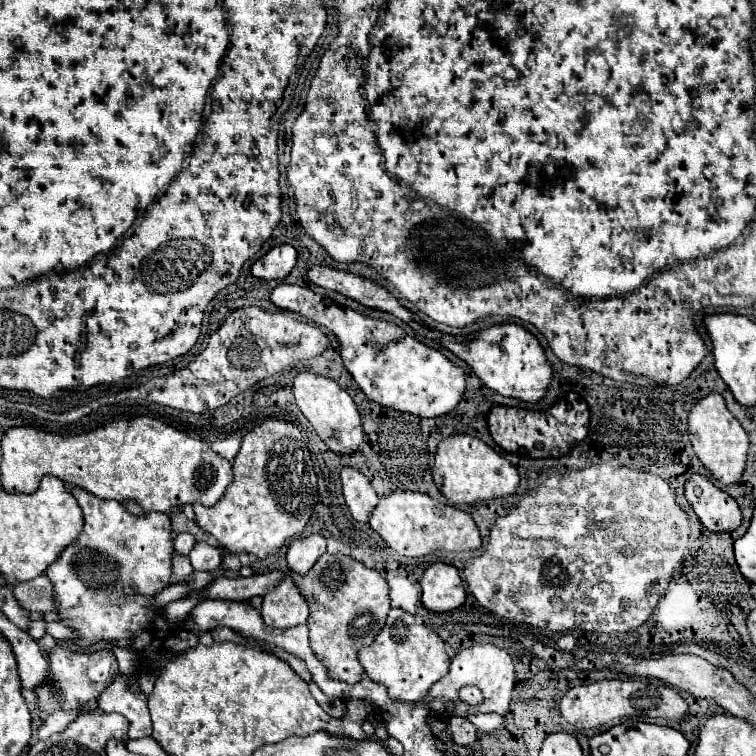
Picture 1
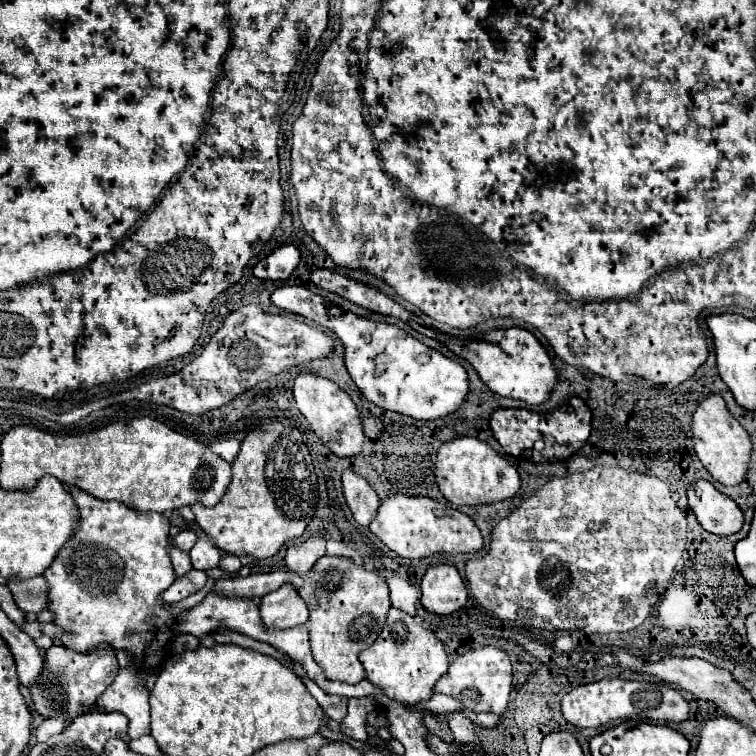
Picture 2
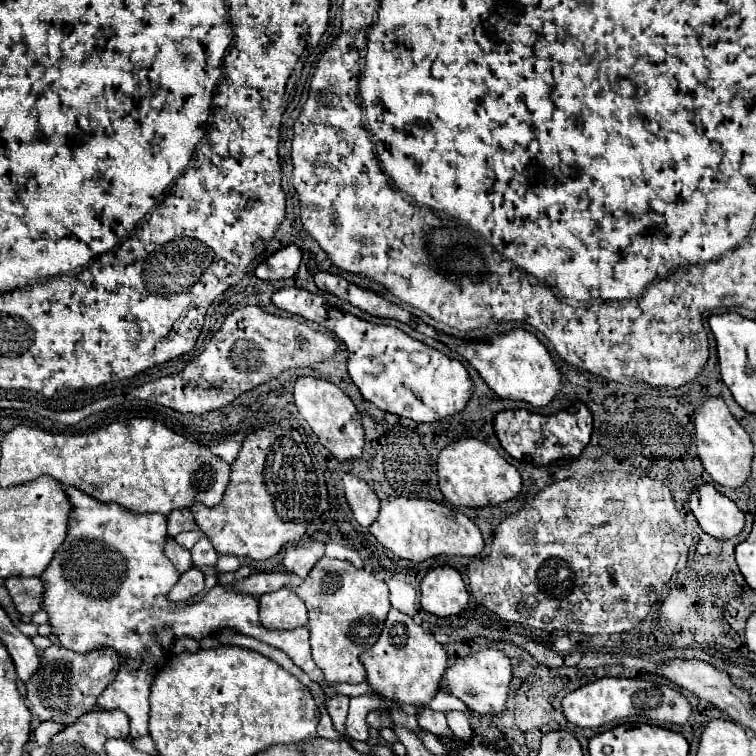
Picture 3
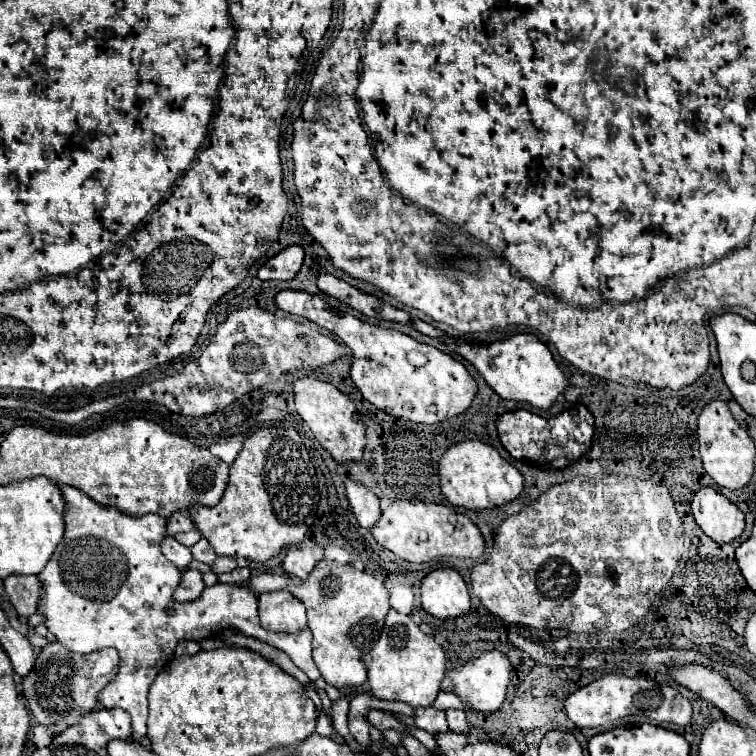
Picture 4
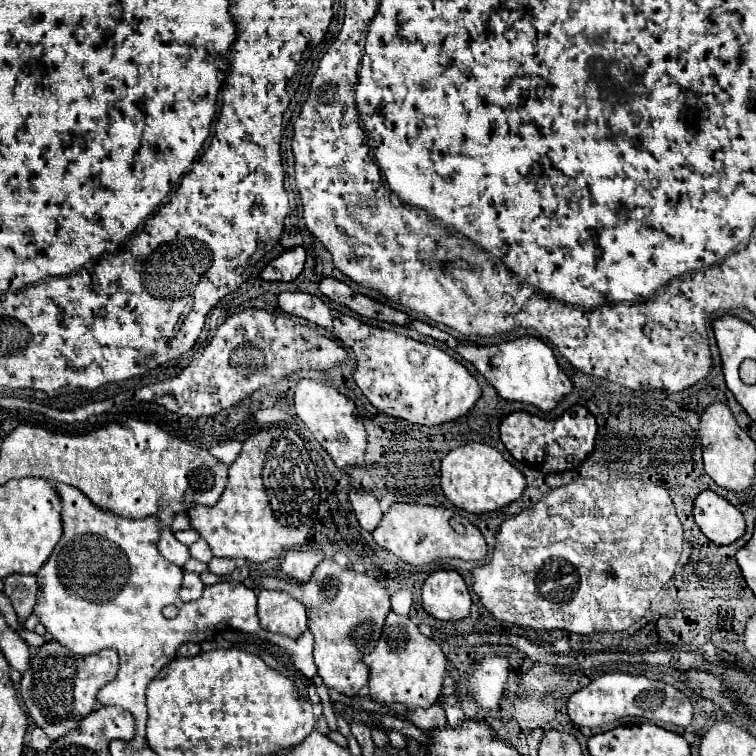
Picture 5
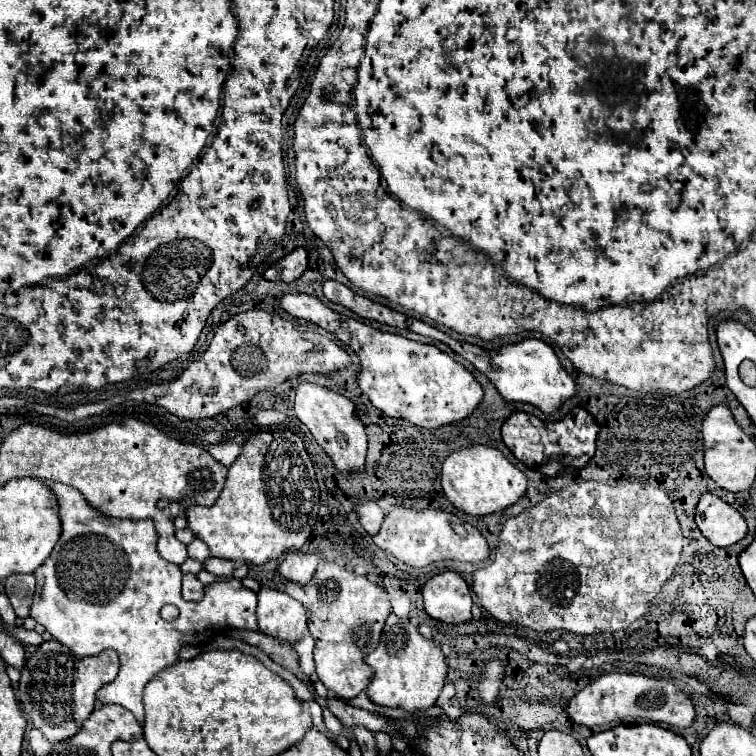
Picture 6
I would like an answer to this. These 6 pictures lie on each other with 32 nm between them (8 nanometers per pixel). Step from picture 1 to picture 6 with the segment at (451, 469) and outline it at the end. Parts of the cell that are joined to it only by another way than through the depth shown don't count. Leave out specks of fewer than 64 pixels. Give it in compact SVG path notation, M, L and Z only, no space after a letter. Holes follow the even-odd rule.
M472 444L452 452L444 460L442 490L458 510L474 516L484 516L500 512L518 502L526 492L526 476L514 464L510 464L500 450Z

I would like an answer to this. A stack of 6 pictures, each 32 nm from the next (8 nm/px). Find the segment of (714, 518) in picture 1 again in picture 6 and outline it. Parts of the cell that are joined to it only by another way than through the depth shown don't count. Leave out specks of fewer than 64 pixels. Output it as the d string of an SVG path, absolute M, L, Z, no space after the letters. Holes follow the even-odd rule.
M704 492L696 506L696 524L700 532L720 548L728 548L746 536L742 514L712 492Z

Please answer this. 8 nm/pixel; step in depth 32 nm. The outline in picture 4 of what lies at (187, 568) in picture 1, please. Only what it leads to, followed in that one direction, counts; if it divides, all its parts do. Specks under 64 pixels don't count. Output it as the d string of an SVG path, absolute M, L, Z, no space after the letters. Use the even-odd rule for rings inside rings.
M166 536L166 540L162 542L162 552L164 552L164 556L166 556L168 560L172 560L172 562L176 564L176 568L178 568L180 572L184 572L184 570L188 568L188 564L192 562L190 550L188 550L186 546L178 544L172 536Z

